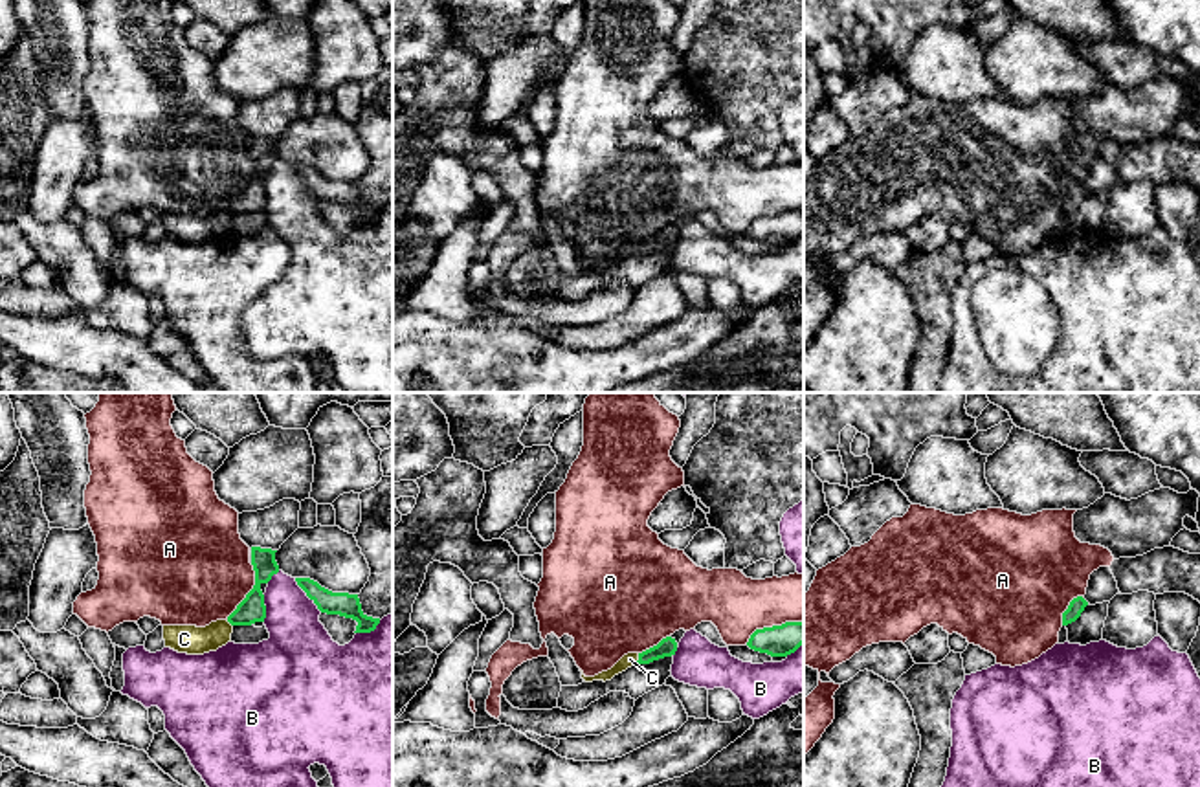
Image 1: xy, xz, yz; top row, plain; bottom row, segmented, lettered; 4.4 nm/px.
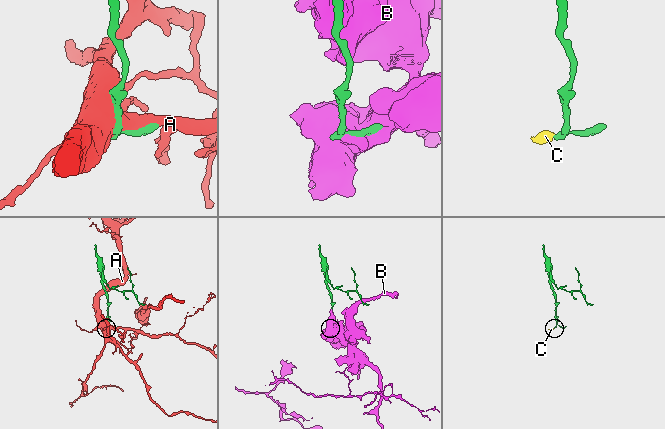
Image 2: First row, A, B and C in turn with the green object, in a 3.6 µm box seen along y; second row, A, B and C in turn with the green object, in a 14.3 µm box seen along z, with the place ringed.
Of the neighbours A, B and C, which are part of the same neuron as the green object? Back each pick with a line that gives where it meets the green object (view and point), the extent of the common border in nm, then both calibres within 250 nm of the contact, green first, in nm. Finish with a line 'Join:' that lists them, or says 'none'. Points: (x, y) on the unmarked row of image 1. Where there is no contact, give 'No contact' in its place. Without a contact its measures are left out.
C: Touches green at xz (639, 248). Shared border 50 nm. Thickness 80 nm (green) against 60 nm
Join: C

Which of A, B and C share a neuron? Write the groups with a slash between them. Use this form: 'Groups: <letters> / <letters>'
Groups: A / B / C

